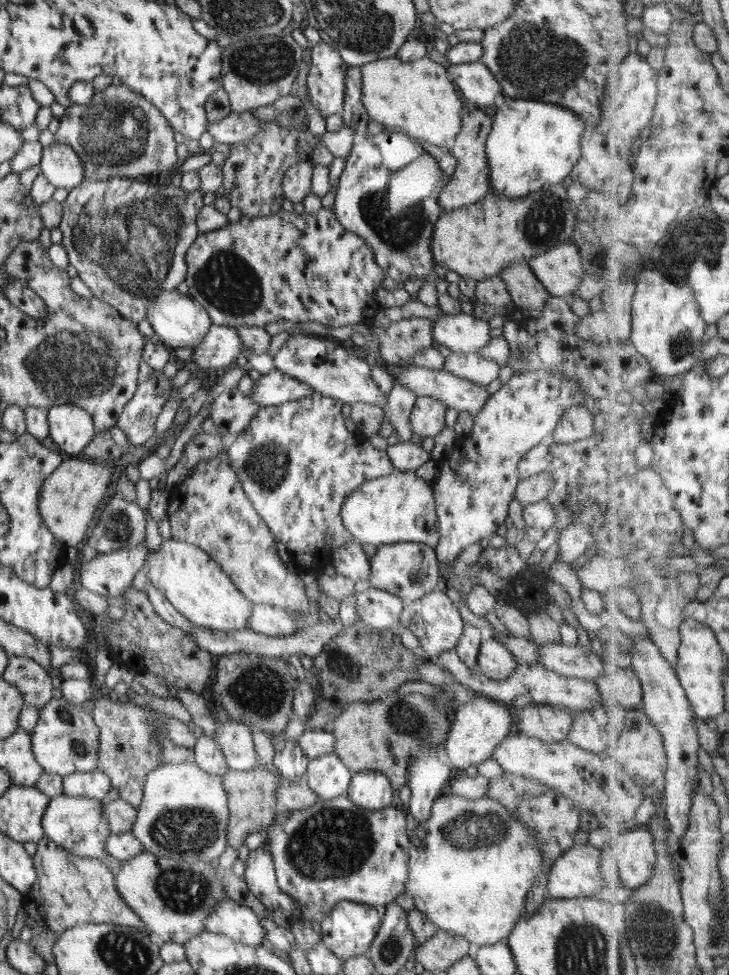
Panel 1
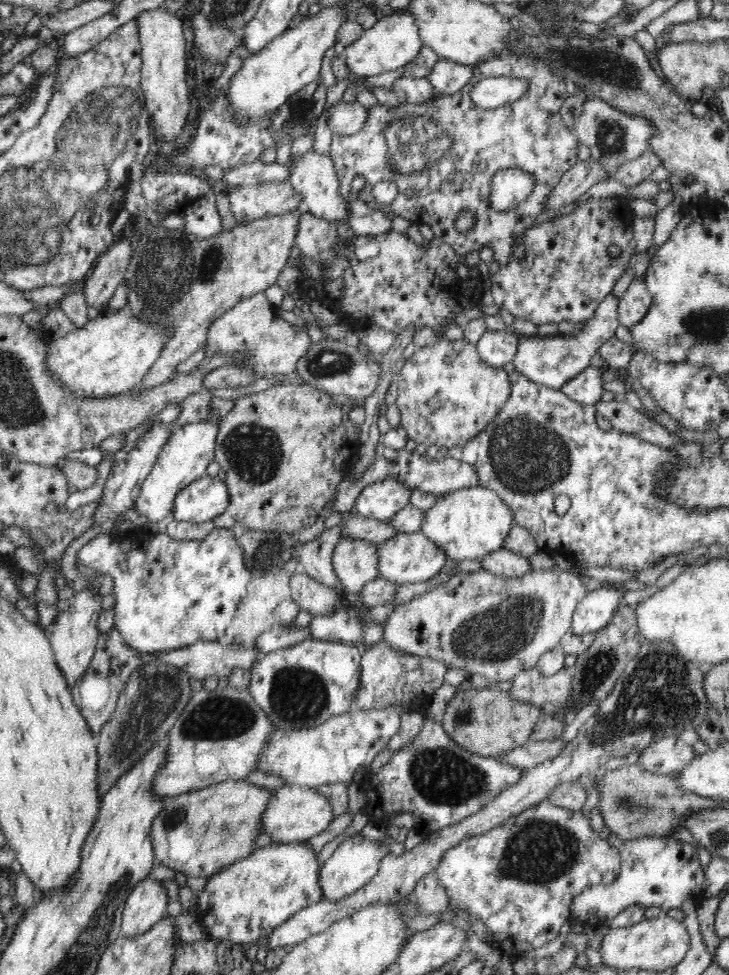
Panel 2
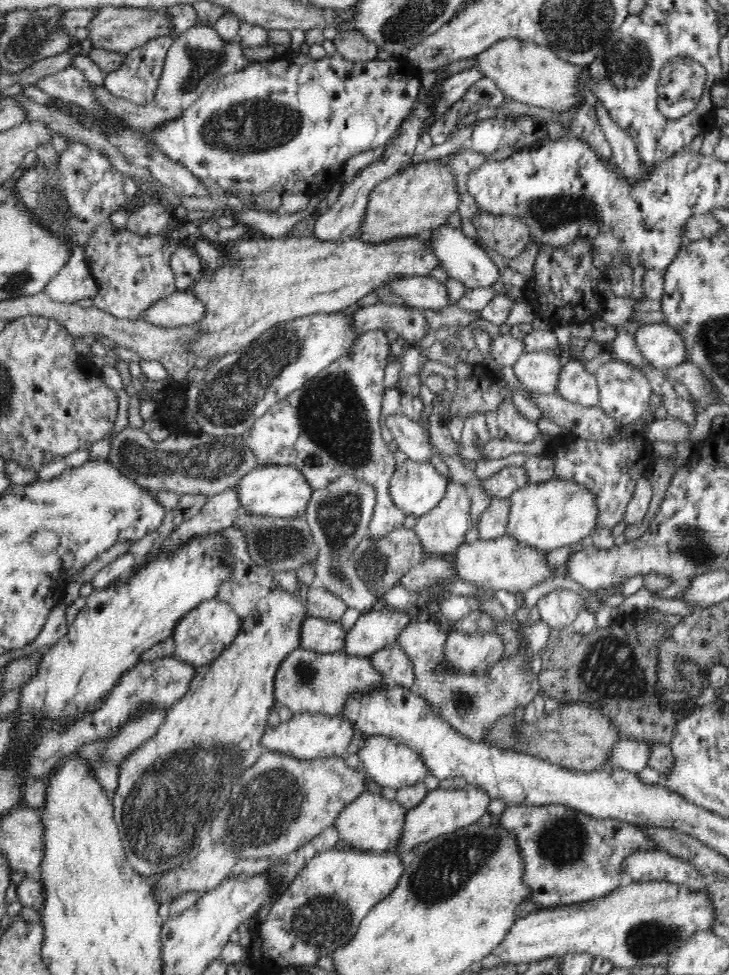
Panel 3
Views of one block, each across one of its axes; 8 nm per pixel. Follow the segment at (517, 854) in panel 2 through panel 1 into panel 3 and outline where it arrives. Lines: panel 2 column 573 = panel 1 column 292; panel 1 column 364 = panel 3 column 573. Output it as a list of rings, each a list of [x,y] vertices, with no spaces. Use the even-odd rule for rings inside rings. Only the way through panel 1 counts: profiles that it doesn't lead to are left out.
[[[560,804],[507,806],[495,821],[516,835],[520,855],[526,862],[523,882],[533,890],[529,899],[540,908],[581,904],[608,896],[626,883],[622,862],[628,854],[657,848],[636,825],[594,818]]]

